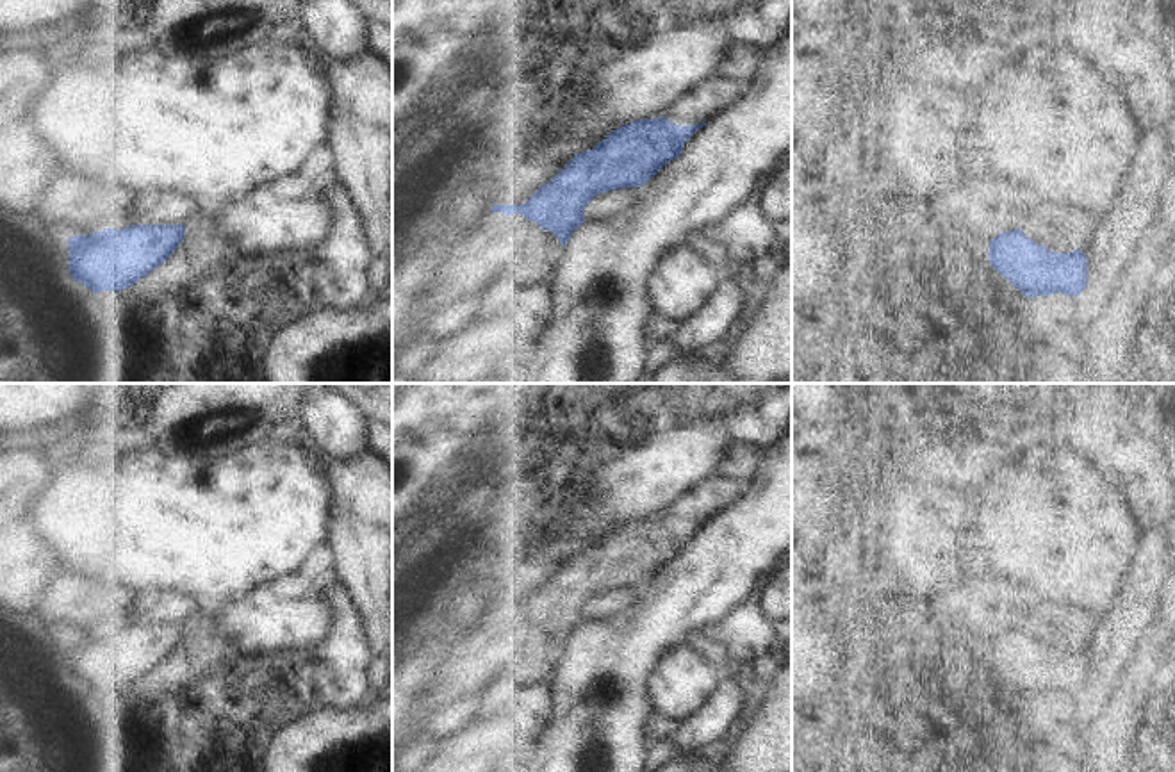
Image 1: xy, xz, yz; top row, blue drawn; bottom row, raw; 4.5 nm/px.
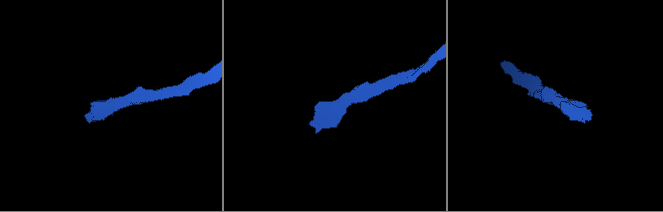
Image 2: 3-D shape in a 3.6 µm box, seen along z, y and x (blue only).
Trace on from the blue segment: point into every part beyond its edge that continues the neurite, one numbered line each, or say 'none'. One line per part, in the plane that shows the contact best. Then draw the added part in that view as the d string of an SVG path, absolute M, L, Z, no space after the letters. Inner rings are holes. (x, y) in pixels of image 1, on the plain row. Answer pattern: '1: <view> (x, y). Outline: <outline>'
none.

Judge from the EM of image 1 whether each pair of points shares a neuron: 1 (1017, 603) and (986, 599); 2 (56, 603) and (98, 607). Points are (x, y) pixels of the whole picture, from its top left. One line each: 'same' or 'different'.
1: same
2: same

